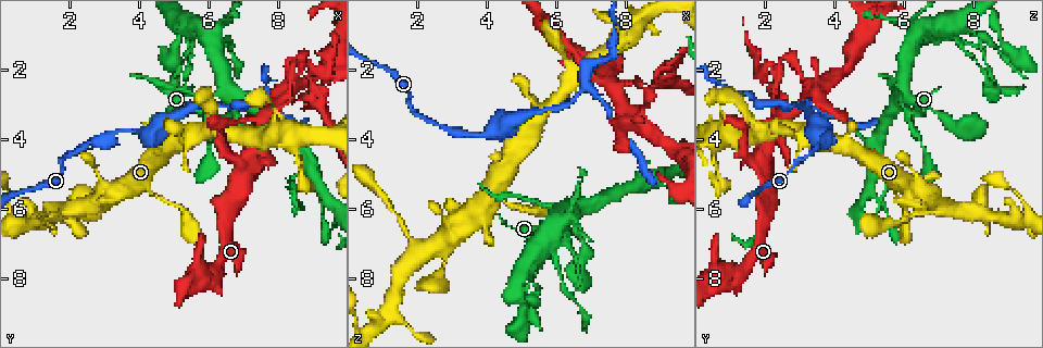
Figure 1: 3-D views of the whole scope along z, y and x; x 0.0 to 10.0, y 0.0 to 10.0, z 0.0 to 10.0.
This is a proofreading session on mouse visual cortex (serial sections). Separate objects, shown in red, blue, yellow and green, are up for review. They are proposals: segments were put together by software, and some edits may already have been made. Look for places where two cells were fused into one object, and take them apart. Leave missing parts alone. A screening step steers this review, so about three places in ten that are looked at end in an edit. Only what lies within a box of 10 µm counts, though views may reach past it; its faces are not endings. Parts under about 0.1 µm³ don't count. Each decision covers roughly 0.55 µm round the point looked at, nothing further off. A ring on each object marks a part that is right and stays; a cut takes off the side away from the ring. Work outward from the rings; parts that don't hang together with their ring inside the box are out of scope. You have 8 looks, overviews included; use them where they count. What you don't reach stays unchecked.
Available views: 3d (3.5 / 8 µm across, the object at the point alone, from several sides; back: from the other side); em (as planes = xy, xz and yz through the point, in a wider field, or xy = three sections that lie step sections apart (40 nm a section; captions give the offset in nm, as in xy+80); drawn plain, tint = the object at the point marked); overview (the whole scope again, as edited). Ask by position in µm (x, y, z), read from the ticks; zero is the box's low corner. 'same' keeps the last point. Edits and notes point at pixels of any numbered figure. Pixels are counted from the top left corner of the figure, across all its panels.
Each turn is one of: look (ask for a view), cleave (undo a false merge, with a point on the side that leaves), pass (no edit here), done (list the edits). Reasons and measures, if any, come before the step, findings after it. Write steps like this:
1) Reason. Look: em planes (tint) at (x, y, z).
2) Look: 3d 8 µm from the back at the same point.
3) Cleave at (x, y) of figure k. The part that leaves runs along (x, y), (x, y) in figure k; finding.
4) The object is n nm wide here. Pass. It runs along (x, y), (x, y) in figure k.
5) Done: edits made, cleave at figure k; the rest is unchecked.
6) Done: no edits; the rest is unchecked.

A fork. Look: 3d 8 µm at (5.95, 3.25, 6.20).

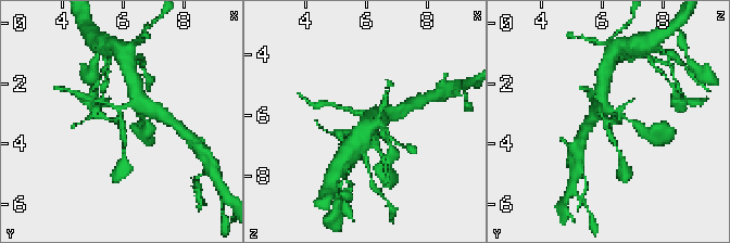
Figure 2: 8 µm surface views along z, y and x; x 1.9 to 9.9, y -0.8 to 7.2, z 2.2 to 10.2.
Now the EM. Look: em planes (tint) at the same point.

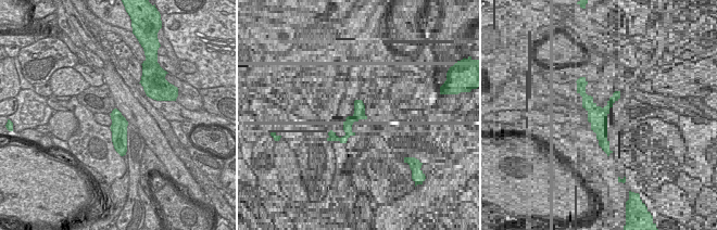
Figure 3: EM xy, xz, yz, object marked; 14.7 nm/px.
The object is 240 nm wide here. Pass. It runs along (342, 132), (376, 114) in figure 2; continuous, no second cell.

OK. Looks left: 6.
Arms part here. Look: 3d 3.5 µm at (6.85, 3.05, 2.55).

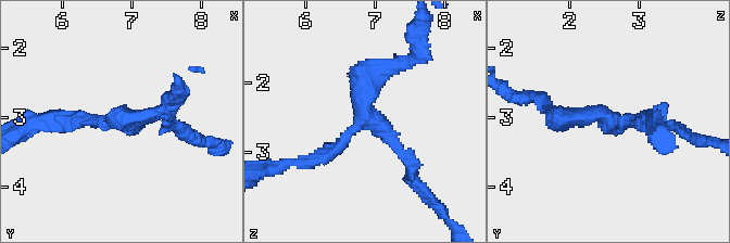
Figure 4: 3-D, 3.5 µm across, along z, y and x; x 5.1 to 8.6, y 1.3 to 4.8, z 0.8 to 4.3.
3 arms meet here; the arms are 150, 200, 250 nm wide; shape alone is not enough. Look: em xy step 5 (tint) at (6.85, 3.05, 2.60).

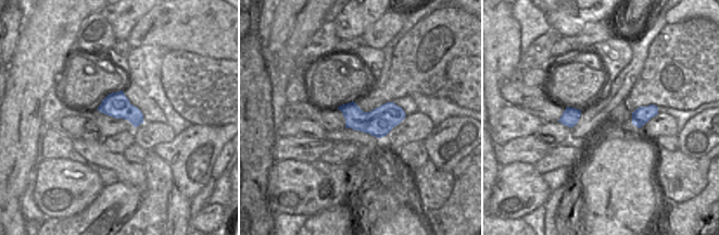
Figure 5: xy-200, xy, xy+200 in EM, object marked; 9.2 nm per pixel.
Pass. Continuous, no second cell.

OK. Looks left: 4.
Arms part here. Look: 3d 3.5 µm from the back at (8.80, 2.85, 2.40).

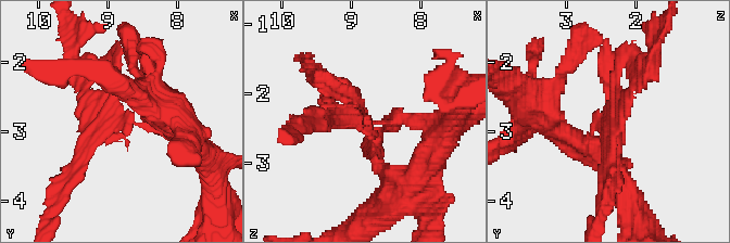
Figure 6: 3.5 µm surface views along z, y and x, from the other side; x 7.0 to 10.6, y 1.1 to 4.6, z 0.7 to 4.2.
Need the tissue. Look: em xy step 3 (tint) at (8.85, 2.85, 2.45).

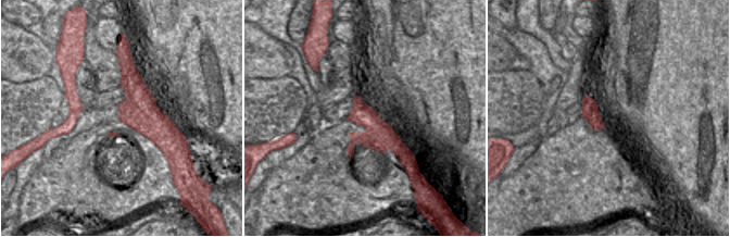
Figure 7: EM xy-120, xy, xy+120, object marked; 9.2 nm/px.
Pass. It runs along (128, 60), (164, 150) in figure 7; continuous, no second cell.

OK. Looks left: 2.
Done: no edits; the rest is unchecked.

